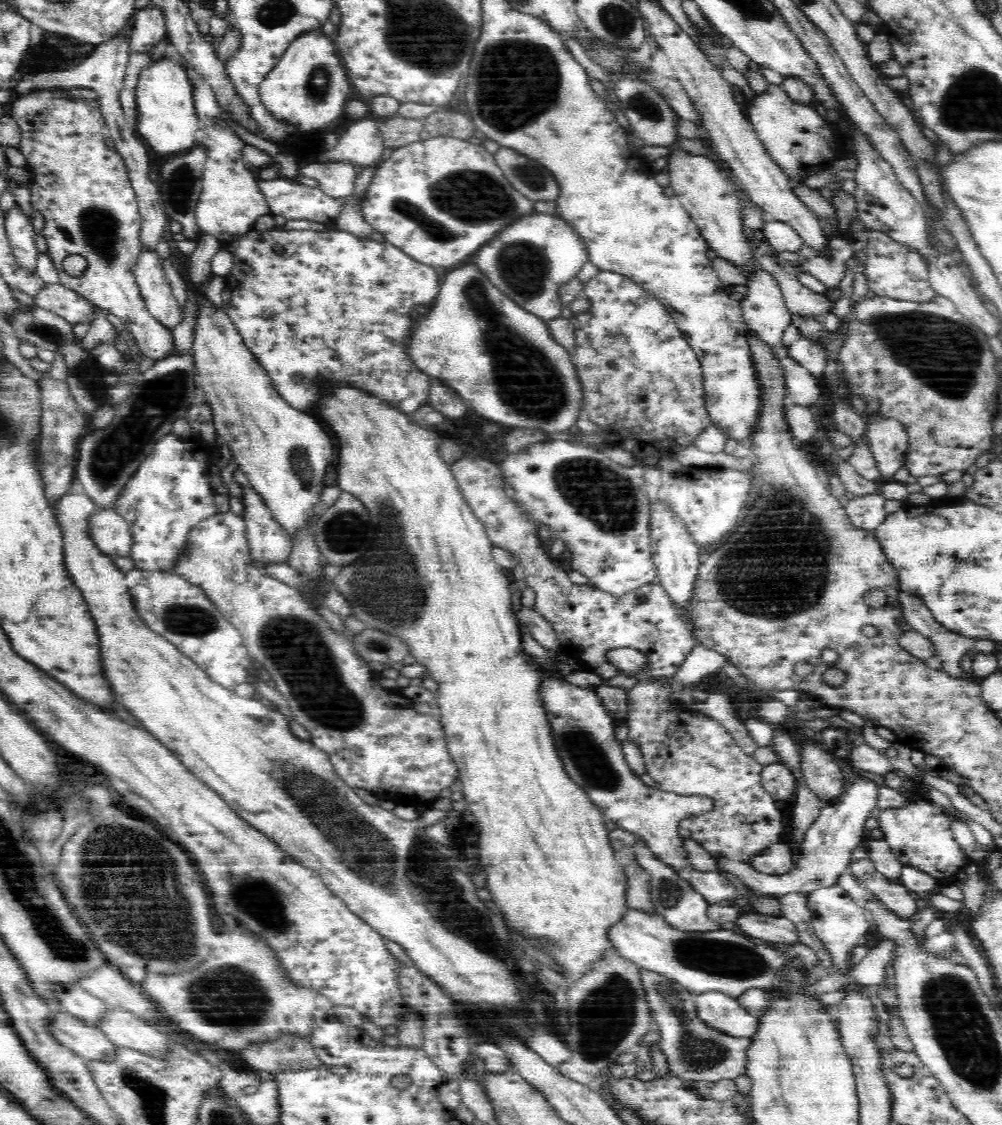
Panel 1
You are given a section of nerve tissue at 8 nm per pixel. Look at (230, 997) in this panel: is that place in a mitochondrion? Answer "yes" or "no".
yes

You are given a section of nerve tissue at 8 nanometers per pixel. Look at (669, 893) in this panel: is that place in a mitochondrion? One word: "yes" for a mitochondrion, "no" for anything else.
yes

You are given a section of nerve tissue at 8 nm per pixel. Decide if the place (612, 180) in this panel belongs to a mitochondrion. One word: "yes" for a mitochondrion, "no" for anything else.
no

